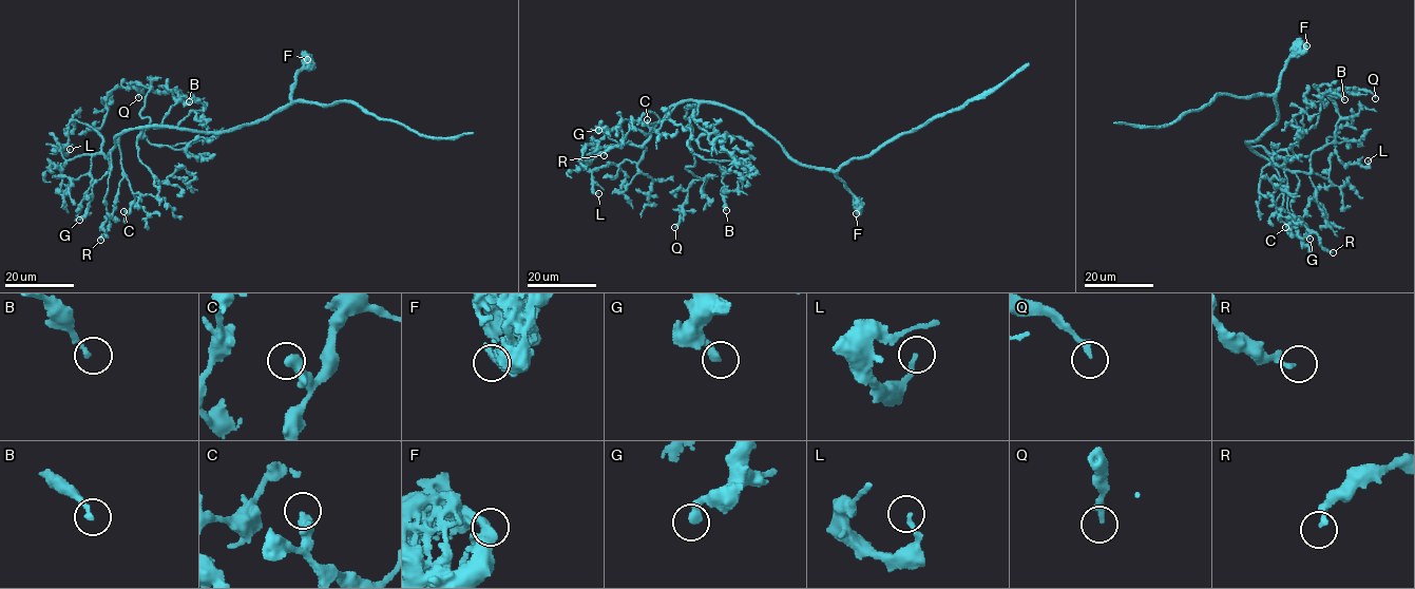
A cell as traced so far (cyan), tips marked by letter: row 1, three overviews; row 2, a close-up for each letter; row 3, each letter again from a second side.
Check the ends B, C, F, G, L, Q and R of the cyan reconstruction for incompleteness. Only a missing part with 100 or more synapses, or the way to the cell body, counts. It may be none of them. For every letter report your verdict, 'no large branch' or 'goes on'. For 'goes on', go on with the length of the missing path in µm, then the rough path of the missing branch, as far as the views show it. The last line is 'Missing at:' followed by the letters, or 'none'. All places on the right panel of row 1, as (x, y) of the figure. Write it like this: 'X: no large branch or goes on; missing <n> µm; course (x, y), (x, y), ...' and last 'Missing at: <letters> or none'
B: no large branch
C: no large branch
F: no large branch
G: no large branch
L: no large branch
Q: no large branch
R: no large branch
Missing at: none

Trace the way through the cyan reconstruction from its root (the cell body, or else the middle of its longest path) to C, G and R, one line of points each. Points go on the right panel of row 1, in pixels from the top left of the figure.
C: (1268, 129), (1258, 139), (1246, 143), (1272, 164), (1279, 175), (1282, 208), (1292, 221), (1292, 228), (1285, 227)
G: (1268, 129), (1246, 144), (1296, 174), (1299, 187), (1291, 210), (1305, 226), (1310, 239)
R: (1268, 129), (1247, 145), (1284, 171), (1287, 211), (1317, 235), (1322, 247), (1333, 252)

